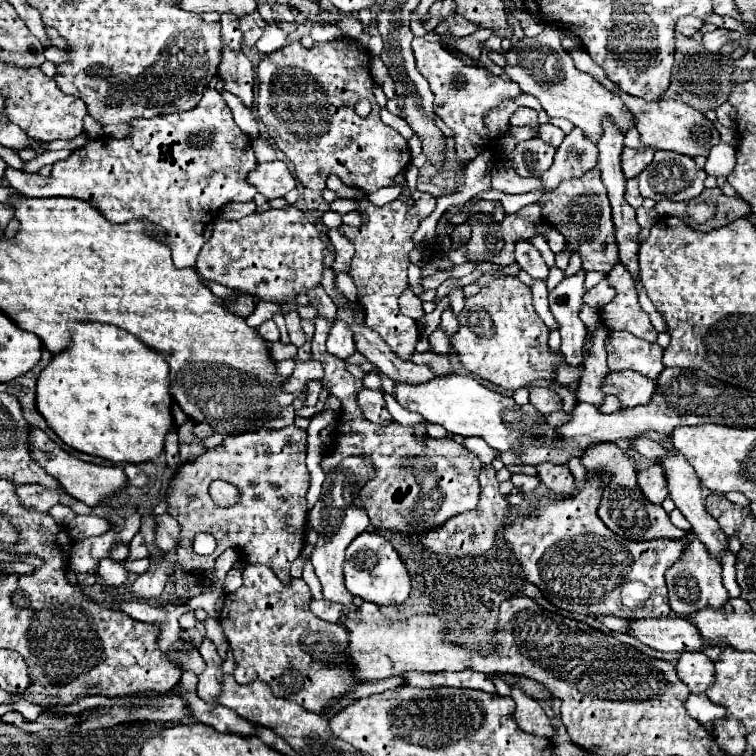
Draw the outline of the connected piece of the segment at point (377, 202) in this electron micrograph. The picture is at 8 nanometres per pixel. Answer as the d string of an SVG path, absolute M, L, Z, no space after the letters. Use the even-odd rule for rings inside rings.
M396 185L394 188L393 186L381 188L377 190L376 192L370 194L368 196L369 201L374 204L375 206L384 206L387 203L390 203L394 200L396 200L399 195L402 193L402 186ZM398 191L398 196L397 196Z

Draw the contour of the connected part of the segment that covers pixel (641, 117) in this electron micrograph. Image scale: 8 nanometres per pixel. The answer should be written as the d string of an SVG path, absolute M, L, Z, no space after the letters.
M572 50L569 54L574 62L574 65L579 70L589 73L594 76L601 84L604 84L610 92L618 94L622 98L622 102L628 106L628 110L632 112L634 116L634 122L636 122L636 128L638 128L638 134L640 134L640 142L644 146L652 146L656 150L674 150L674 152L680 152L680 154L686 154L686 156L708 156L710 148L714 144L720 142L720 134L718 130L714 128L714 124L698 110L690 108L688 104L680 102L680 100L654 100L654 102L648 102L644 98L638 98L638 96L630 96L626 92L622 92L614 82L610 82L606 74L598 66L586 52L586 54L572 54Z

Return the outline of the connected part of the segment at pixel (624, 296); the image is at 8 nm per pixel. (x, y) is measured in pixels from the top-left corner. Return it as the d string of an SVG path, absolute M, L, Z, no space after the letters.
M616 262L606 278L616 290L616 296L600 310L604 326L608 330L626 330L642 340L656 342L656 330L650 324L648 314L638 306L638 294L628 268L622 262Z

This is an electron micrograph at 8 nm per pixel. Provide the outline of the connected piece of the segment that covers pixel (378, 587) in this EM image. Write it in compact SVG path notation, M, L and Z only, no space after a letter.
M376 532L360 534L346 548L344 582L346 582L346 588L350 594L360 596L362 600L378 604L378 606L402 604L410 596L410 590L412 590L412 580L408 576L404 562L400 560L398 552L392 548L392 544L384 536L380 536Z

